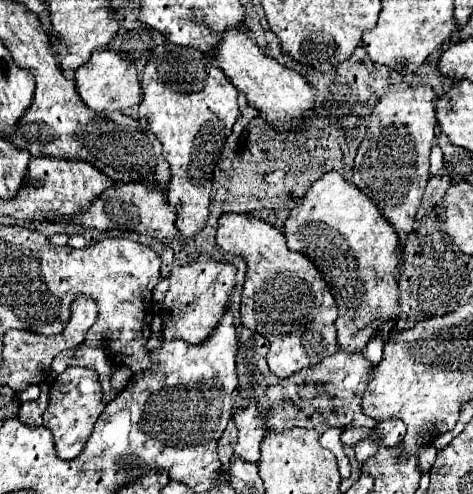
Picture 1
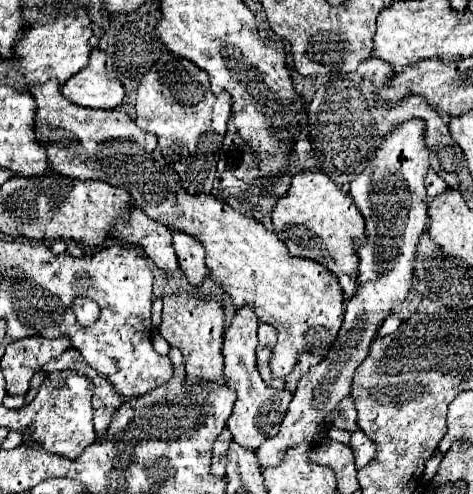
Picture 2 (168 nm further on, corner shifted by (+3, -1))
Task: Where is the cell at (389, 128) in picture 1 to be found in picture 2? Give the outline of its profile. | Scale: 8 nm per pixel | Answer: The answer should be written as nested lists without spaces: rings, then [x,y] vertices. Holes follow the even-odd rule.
[[[408,120],[382,140],[382,146],[368,162],[368,168],[362,174],[354,176],[350,184],[350,198],[364,216],[368,234],[368,240],[364,244],[356,244],[356,252],[360,258],[356,292],[348,300],[344,324],[330,352],[298,382],[280,432],[274,438],[264,440],[262,446],[256,450],[256,462],[260,470],[280,464],[286,450],[290,450],[292,446],[318,440],[322,432],[326,432],[326,418],[334,408],[338,408],[340,400],[350,394],[352,376],[368,356],[378,328],[394,310],[394,306],[406,300],[412,286],[418,242],[428,224],[428,196],[424,186],[426,174],[428,148],[424,148],[424,122]]]

